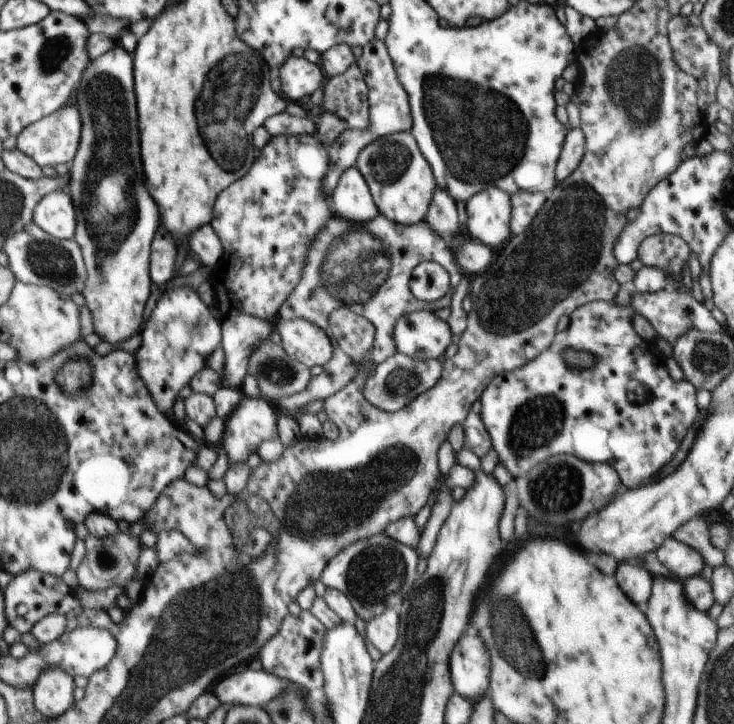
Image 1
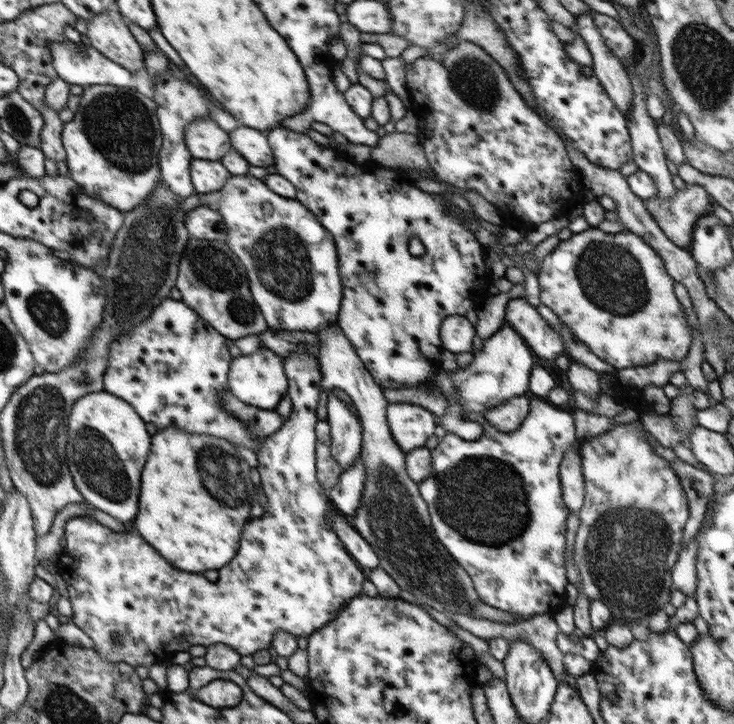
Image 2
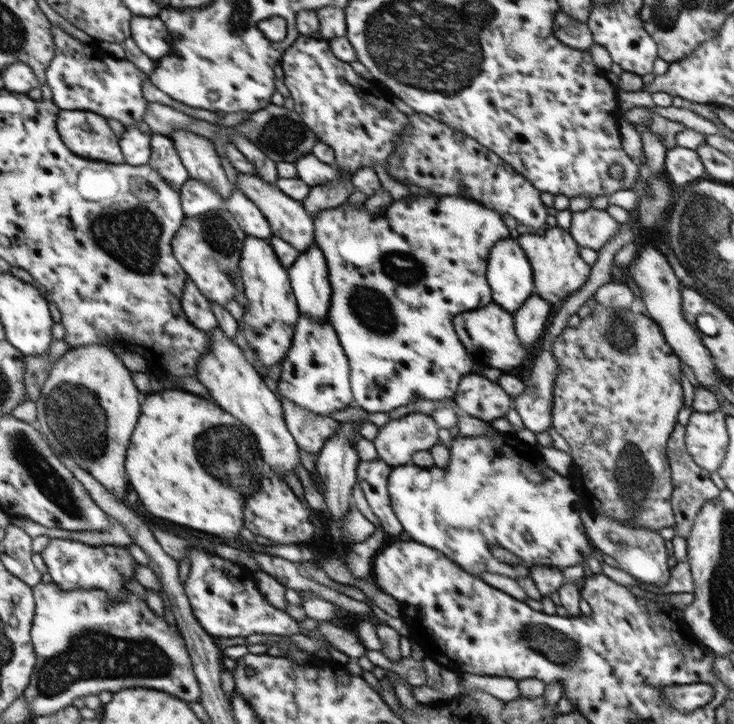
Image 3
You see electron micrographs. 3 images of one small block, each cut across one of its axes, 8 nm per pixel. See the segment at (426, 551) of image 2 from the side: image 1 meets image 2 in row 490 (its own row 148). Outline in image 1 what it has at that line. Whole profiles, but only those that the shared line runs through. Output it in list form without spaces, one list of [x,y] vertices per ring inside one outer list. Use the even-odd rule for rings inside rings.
[[[411,131],[373,140],[360,151],[355,167],[368,184],[379,214],[406,227],[425,220],[437,184],[430,163],[421,153]]]

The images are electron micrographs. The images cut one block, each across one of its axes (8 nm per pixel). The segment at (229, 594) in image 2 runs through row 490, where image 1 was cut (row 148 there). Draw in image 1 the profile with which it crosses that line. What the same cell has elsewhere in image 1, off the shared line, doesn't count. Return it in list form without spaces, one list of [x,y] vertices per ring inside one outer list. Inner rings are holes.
[[[315,135],[271,136],[246,176],[225,188],[213,206],[211,225],[220,237],[224,252],[213,277],[216,318],[226,322],[231,312],[271,319],[278,312],[303,275],[310,245],[333,216],[323,181],[330,170],[328,148]]]

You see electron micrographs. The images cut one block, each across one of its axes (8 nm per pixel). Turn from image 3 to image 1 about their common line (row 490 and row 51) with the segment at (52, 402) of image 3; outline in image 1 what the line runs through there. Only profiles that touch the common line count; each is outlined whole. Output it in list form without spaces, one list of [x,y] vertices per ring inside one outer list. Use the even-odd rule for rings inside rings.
[[[120,45],[105,52],[100,58],[91,60],[84,70],[81,82],[75,88],[76,108],[83,118],[81,146],[69,165],[71,170],[70,194],[77,213],[75,240],[84,252],[88,278],[83,296],[91,312],[95,333],[116,346],[132,338],[142,330],[144,306],[152,293],[150,278],[151,242],[161,225],[158,208],[144,184],[144,168],[138,146],[138,116],[134,96],[134,70],[132,56]]]

